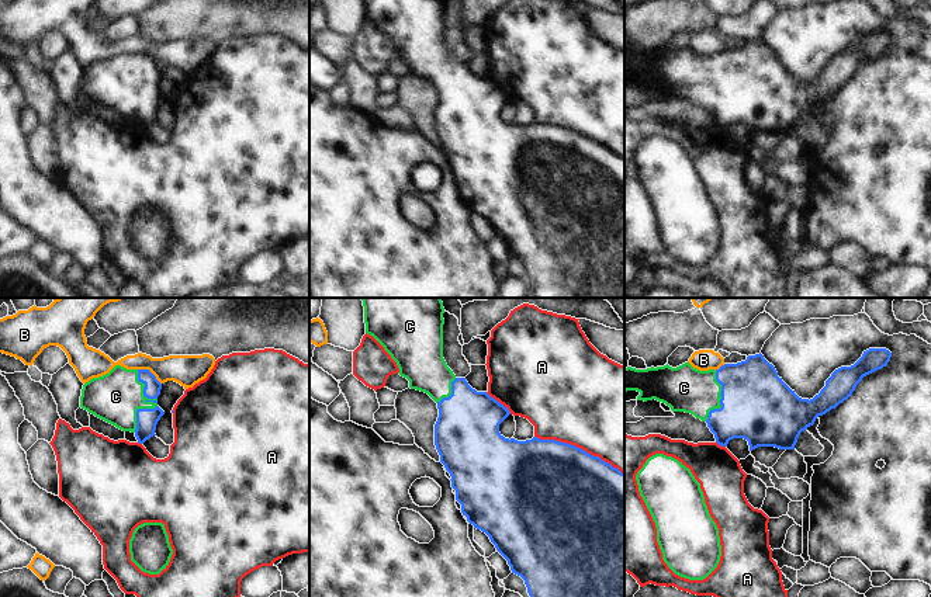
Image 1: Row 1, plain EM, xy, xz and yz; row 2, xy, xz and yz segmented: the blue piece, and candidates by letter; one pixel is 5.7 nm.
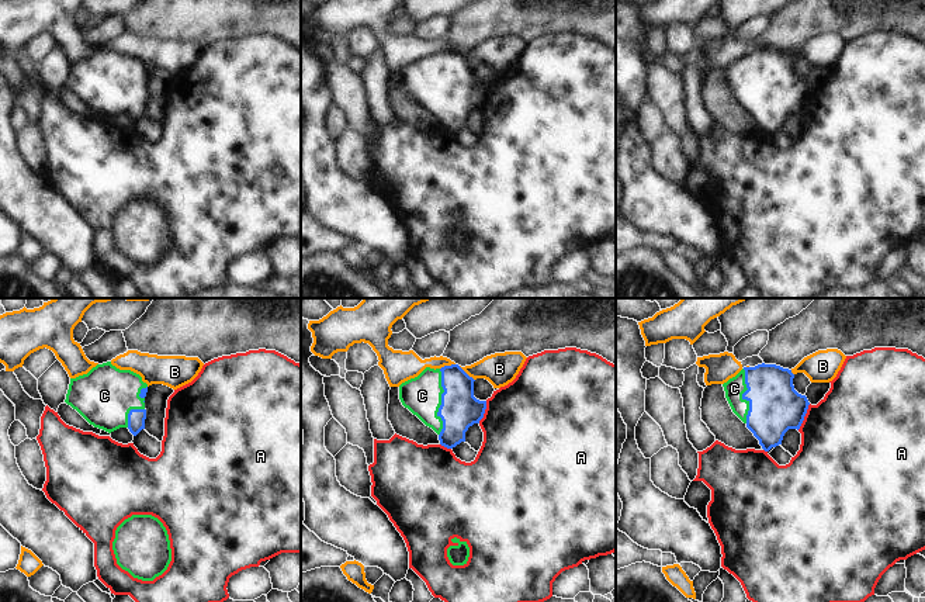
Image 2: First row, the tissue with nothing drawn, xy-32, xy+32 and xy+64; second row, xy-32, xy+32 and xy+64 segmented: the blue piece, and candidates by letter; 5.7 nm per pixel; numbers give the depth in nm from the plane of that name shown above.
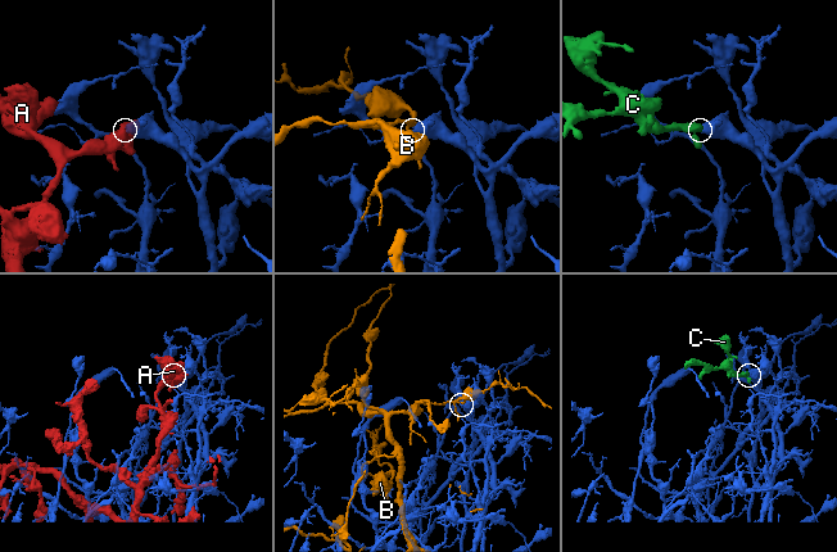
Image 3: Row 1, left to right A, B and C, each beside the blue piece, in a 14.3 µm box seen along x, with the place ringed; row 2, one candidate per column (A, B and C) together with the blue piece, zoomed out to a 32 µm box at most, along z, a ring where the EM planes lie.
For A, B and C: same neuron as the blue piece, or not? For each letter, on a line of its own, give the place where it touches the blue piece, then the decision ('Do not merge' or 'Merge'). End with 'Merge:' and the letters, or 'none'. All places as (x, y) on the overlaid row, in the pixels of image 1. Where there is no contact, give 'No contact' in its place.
A: Touches blue at xz (580, 448). Do not merge
B: Touches blue at xy (151, 372). Do not merge
C: Touches blue at xy (156, 406). Merge
Merge: C

